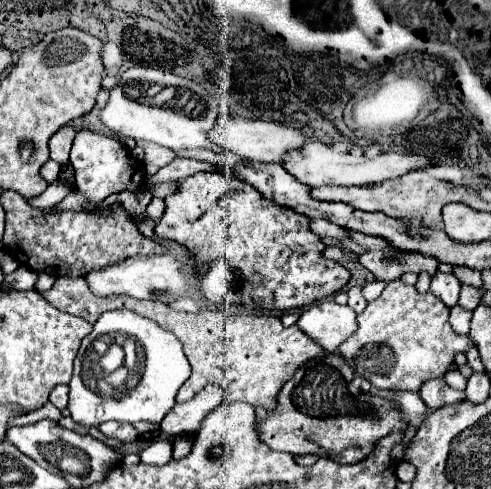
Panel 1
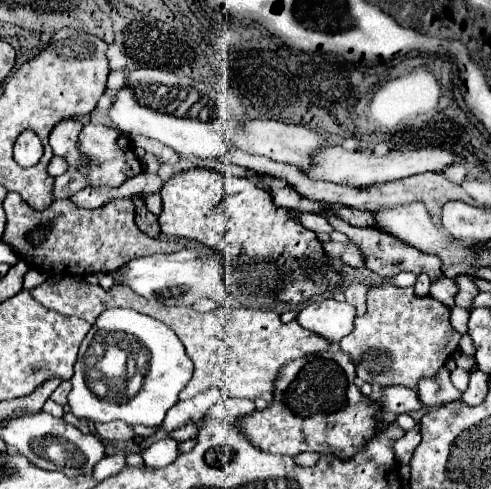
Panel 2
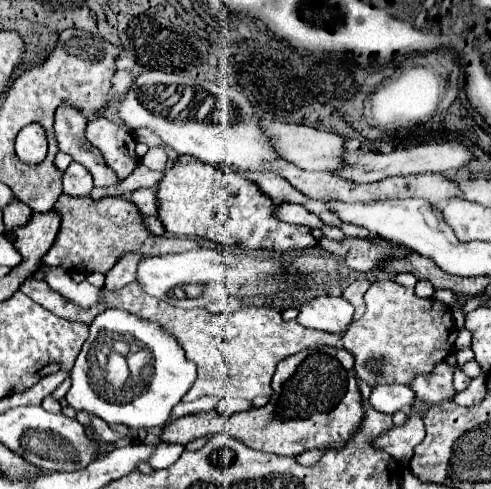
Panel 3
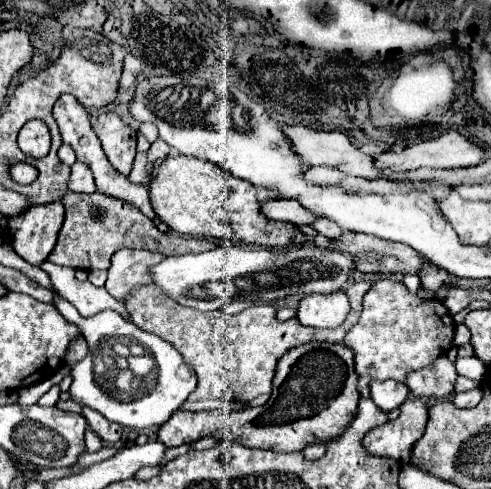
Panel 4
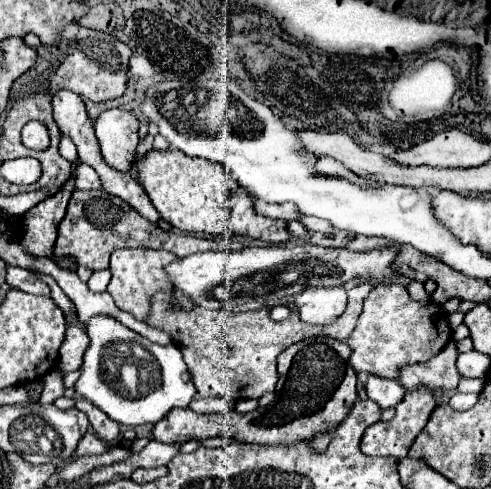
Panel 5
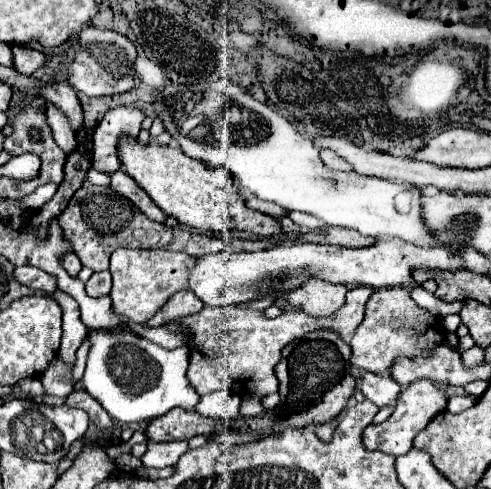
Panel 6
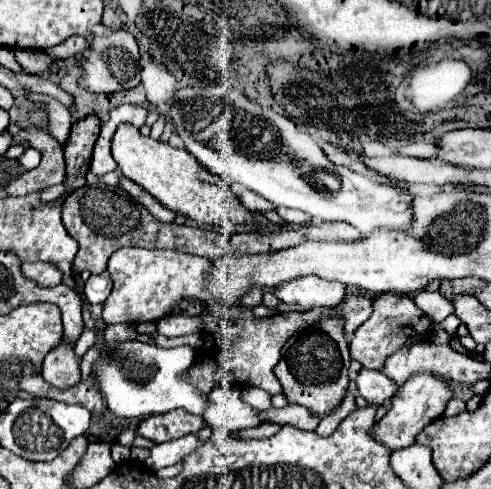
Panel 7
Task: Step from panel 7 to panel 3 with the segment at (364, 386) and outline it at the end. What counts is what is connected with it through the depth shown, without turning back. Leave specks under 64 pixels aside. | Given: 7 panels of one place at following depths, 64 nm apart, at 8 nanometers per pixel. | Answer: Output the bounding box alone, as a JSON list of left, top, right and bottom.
[370,384,414,414]

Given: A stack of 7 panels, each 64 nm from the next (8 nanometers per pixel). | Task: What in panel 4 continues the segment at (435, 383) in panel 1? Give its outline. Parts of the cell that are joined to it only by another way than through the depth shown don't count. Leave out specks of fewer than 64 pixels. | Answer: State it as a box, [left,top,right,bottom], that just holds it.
[404,354,458,398]

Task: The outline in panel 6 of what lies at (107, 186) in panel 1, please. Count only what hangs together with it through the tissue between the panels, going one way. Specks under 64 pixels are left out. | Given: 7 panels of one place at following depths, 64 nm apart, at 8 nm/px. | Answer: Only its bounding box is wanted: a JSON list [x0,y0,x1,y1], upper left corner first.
[92,106,144,174]

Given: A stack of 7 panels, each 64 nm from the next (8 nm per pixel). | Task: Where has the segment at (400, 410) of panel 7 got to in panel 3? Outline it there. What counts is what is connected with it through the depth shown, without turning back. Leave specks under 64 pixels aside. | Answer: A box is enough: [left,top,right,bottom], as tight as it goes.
[372,406,426,464]

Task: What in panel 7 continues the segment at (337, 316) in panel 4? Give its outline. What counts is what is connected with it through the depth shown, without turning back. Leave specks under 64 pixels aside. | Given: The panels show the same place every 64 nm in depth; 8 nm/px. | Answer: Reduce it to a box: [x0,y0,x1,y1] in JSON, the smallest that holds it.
[272,276,346,310]

